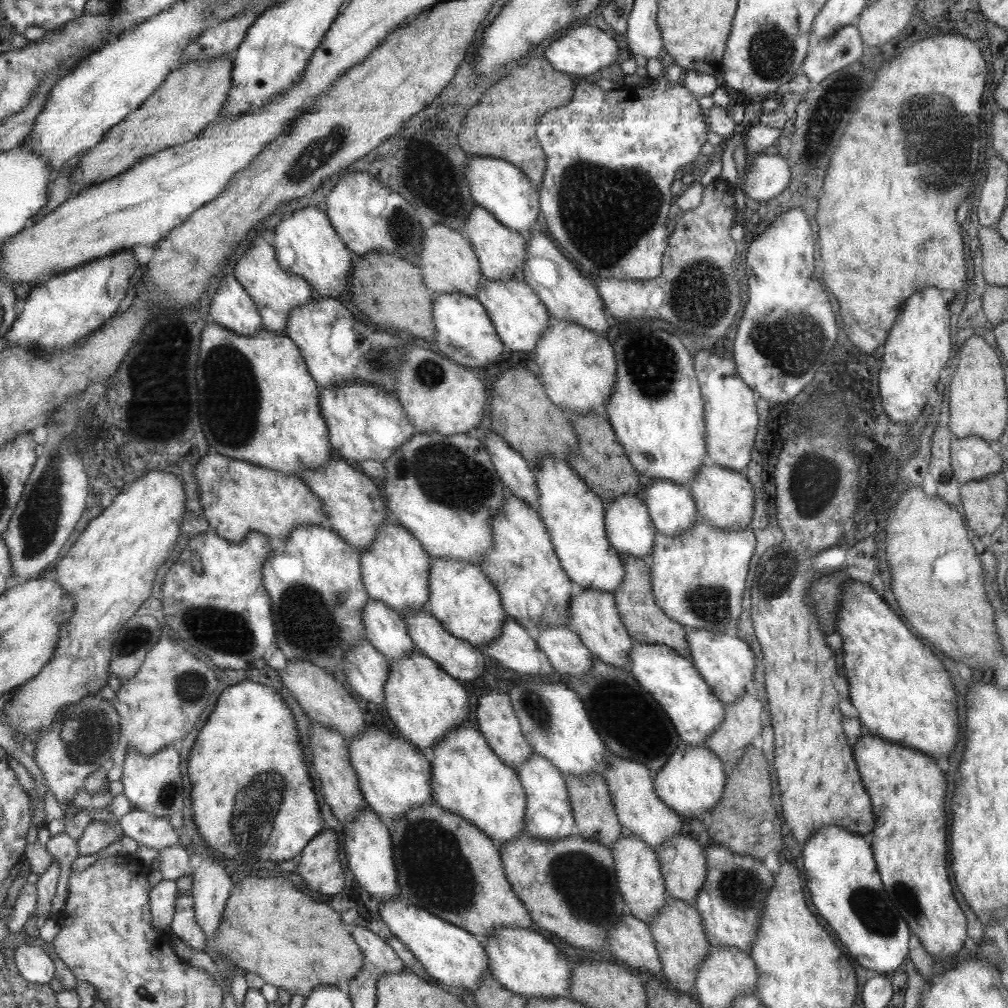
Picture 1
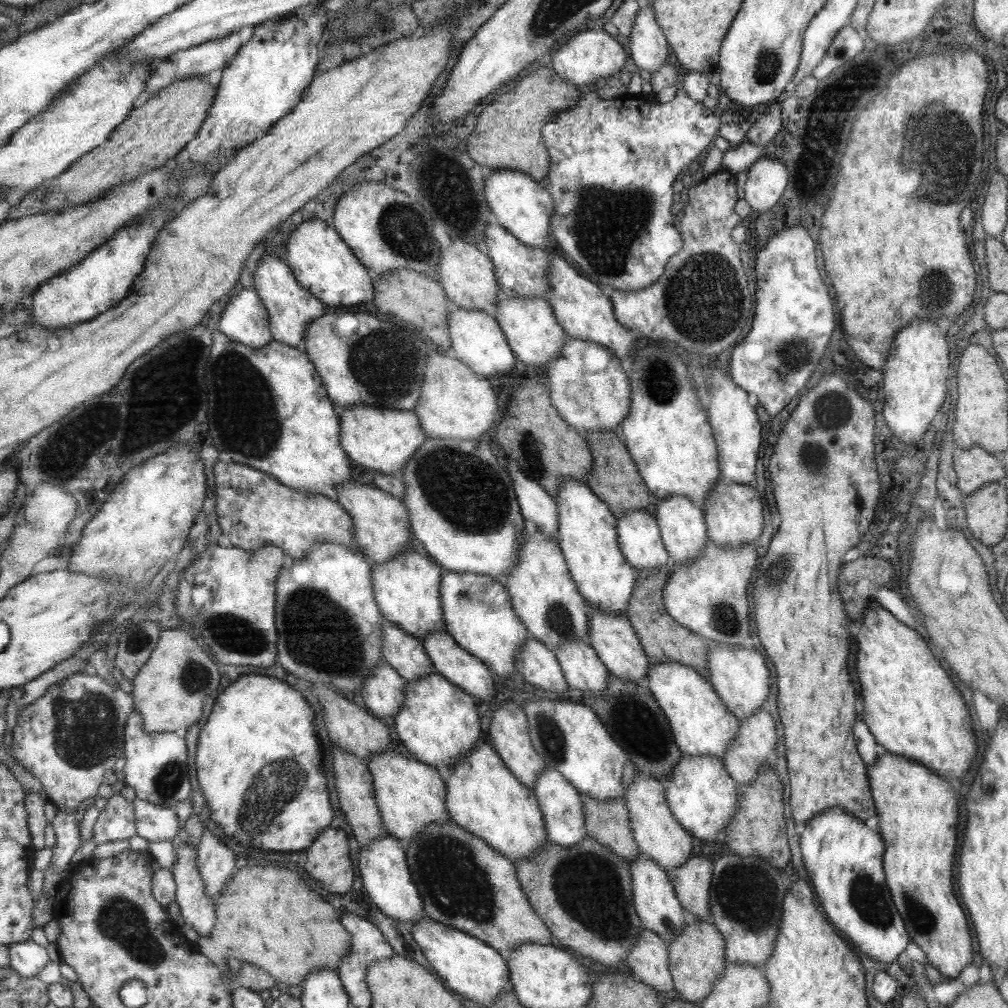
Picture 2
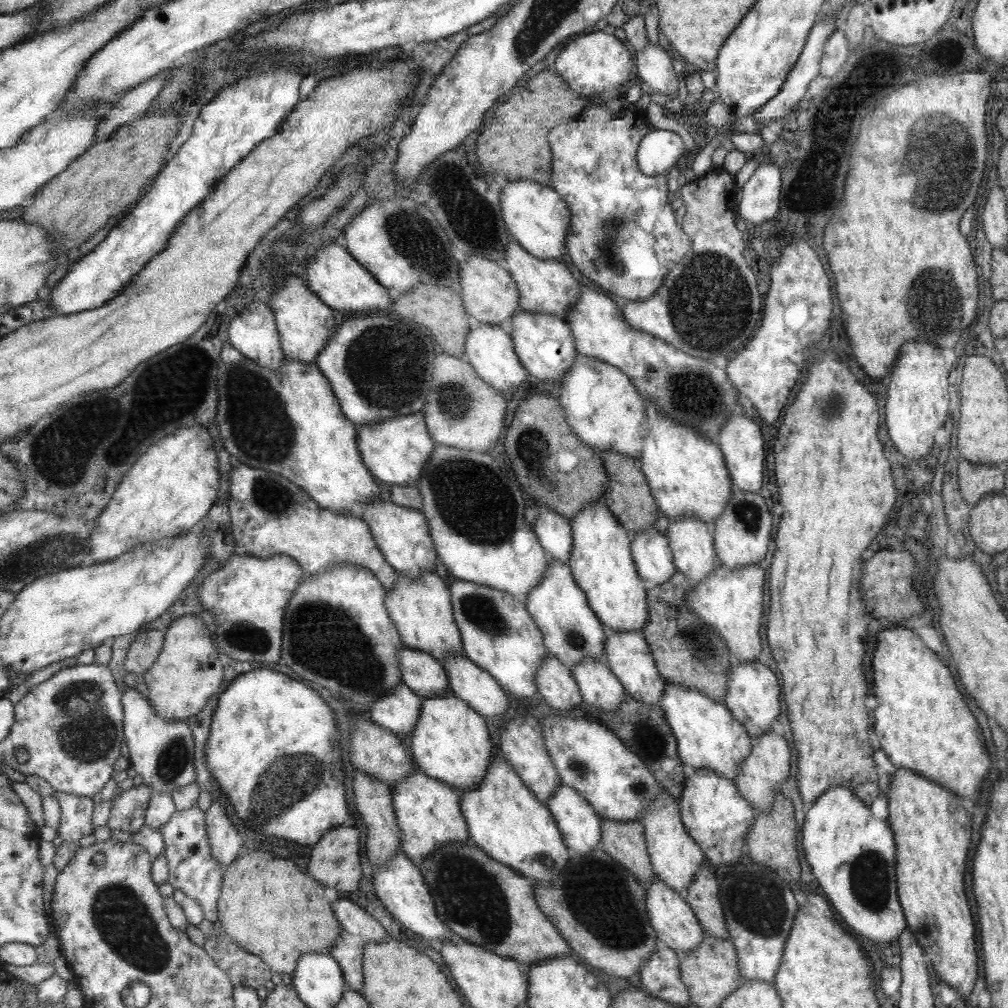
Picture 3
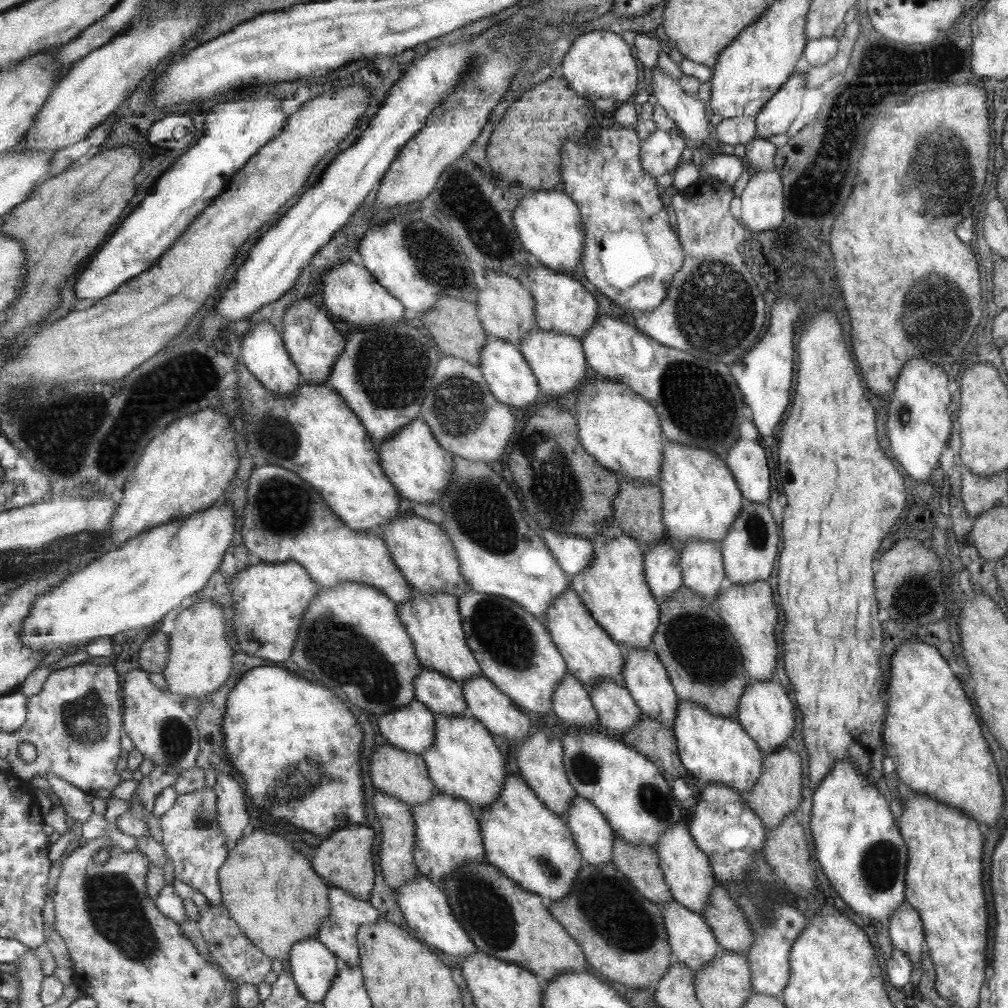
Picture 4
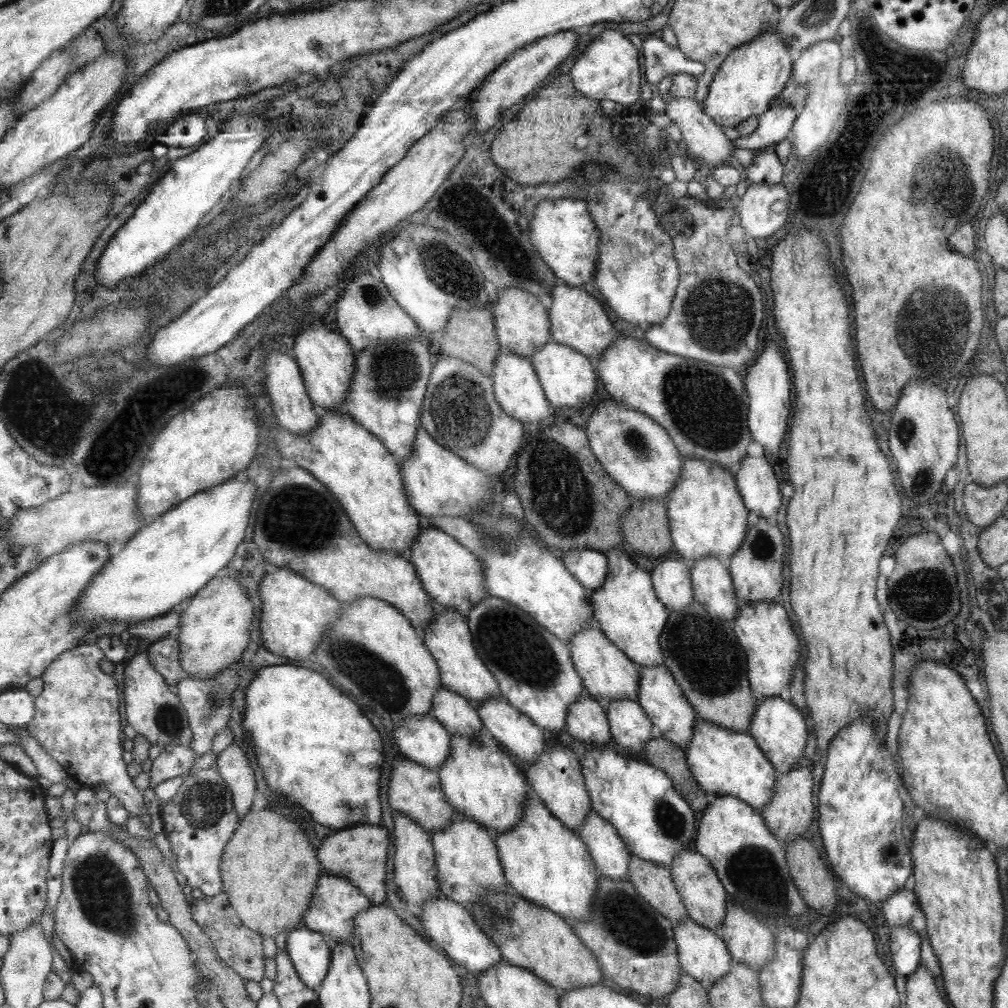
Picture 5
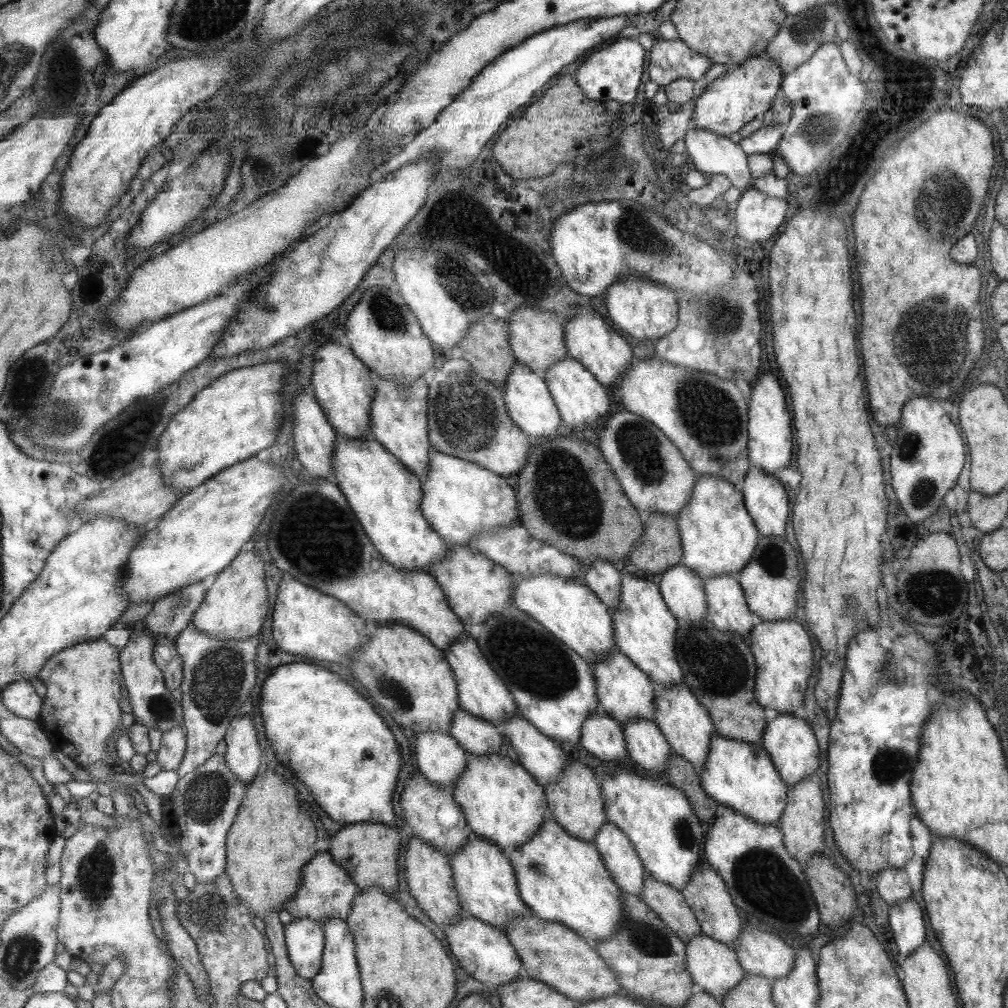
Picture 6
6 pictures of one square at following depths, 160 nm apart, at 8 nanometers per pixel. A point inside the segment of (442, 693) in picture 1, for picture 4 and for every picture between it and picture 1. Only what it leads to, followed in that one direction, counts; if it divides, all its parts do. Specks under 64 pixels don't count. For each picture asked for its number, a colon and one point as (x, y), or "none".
2: (439, 724)
3: (452, 742)
4: (464, 761)

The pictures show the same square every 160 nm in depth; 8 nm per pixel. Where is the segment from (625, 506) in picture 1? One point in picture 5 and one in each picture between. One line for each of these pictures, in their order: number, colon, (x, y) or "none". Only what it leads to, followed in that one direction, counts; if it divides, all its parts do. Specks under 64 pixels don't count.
2: (640, 543)
3: (651, 554)
4: (662, 570)
5: (671, 578)

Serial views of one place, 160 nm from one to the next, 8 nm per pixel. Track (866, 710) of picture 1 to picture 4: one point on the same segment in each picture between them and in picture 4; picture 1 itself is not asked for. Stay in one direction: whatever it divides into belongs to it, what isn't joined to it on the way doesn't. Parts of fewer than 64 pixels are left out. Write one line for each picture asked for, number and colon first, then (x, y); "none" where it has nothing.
2: (911, 708)
3: (921, 723)
4: (931, 733)

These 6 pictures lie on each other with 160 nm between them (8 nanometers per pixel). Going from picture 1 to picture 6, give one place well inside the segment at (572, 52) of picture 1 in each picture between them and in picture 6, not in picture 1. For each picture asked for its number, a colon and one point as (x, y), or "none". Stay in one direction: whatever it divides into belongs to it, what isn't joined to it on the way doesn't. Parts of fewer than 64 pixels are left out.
2: (589, 55)
3: (595, 62)
4: (599, 64)
5: (608, 69)
6: (613, 73)

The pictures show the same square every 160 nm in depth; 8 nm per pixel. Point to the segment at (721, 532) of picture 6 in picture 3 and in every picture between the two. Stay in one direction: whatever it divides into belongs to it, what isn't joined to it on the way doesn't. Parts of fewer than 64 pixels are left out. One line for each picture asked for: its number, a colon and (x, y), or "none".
3: (686, 472)
4: (701, 501)
5: (706, 516)

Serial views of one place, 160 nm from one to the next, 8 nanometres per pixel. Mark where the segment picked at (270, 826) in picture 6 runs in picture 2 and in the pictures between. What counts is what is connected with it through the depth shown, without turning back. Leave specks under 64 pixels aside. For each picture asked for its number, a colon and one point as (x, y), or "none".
2: (268, 916)
3: (279, 922)
4: (261, 865)
5: (271, 876)

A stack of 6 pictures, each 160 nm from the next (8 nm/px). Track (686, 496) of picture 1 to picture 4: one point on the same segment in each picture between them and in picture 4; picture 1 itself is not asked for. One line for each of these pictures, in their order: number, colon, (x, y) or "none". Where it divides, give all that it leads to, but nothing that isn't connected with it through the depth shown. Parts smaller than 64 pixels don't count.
2: (681, 525)
3: (691, 545)
4: (700, 562)

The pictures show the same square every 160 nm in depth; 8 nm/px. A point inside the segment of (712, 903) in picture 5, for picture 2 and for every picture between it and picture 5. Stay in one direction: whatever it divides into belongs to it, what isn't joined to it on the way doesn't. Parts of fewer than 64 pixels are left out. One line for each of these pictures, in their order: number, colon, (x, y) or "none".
2: (658, 835)
3: (675, 856)
4: (686, 869)

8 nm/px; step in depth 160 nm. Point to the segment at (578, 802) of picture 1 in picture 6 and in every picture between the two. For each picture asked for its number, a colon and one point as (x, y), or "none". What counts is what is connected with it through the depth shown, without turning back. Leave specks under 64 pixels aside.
2: (607, 822)
3: (625, 841)
4: (640, 864)
5: (654, 883)
6: (668, 903)

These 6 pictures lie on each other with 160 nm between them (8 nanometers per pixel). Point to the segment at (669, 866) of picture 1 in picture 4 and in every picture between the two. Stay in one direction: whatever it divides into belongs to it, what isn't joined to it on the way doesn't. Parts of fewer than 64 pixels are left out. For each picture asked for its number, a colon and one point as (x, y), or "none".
2: (691, 880)
3: (701, 895)
4: (728, 923)

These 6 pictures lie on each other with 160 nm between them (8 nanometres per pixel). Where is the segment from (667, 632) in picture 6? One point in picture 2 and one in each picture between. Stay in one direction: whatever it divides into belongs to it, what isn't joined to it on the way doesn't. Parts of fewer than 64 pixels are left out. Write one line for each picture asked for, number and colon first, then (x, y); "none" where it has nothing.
2: (586, 531)
3: (601, 563)
4: (613, 587)
5: (625, 608)

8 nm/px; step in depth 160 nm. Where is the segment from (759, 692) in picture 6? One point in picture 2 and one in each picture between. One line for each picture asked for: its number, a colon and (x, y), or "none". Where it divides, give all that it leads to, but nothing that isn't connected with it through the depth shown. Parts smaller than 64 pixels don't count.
2: (709, 596)
3: (728, 601)
4: (748, 610)
5: (769, 641)

